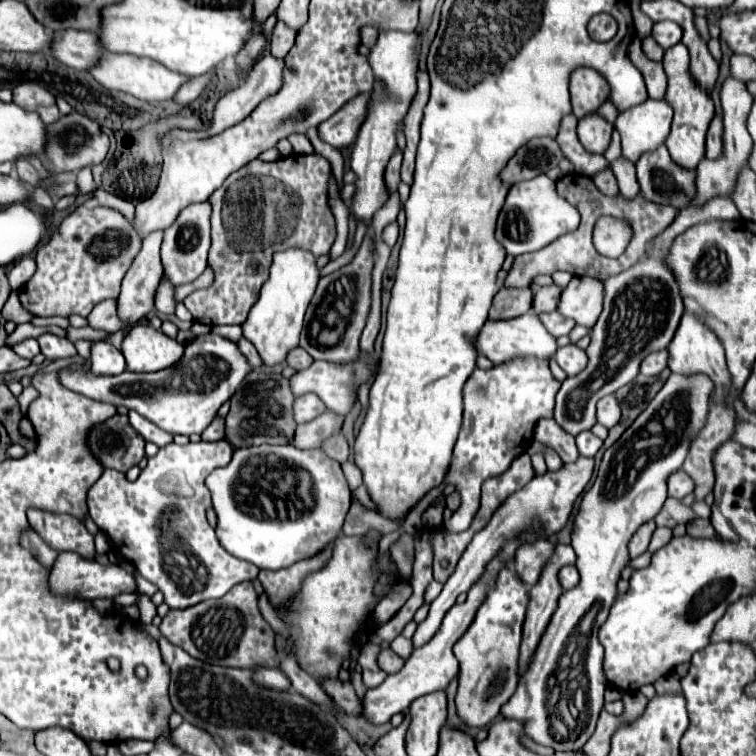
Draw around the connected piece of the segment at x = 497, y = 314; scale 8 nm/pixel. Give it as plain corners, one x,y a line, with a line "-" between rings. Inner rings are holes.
501,289
493,297
489,319
503,321
503,319
513,319
523,313
529,313
531,299
533,299
531,289

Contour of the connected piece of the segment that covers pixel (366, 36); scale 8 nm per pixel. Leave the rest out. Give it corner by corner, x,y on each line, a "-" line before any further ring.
373,27
361,29
361,45
359,45
359,51
361,51
363,55
369,55
369,49
371,49
371,45
375,43
375,37
377,37
377,31
375,31

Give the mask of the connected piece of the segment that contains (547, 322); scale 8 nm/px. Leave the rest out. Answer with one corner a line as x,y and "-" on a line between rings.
551,311
551,313
541,313
539,319
543,321
543,325
547,327
547,331
553,335
553,337
561,337
561,335
569,335
569,331
575,327
575,323
571,319
565,319
561,317
557,311

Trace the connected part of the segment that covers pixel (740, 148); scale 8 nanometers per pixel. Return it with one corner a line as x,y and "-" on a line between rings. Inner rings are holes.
729,75
725,81
723,81
723,87
721,87
721,107
723,107
723,125
725,125
725,133
723,133
723,155
715,161
711,159
703,159
699,165
697,165
697,199
695,199
695,207
717,197
717,195
729,195
733,185
735,185
735,177
737,173
747,165
747,159
749,159
749,151
751,151
751,137
747,133
747,127
745,127
745,119
747,119
747,113
751,109
751,103
753,103
753,97
751,93
747,91
747,85
745,81
741,79
735,79
733,75

